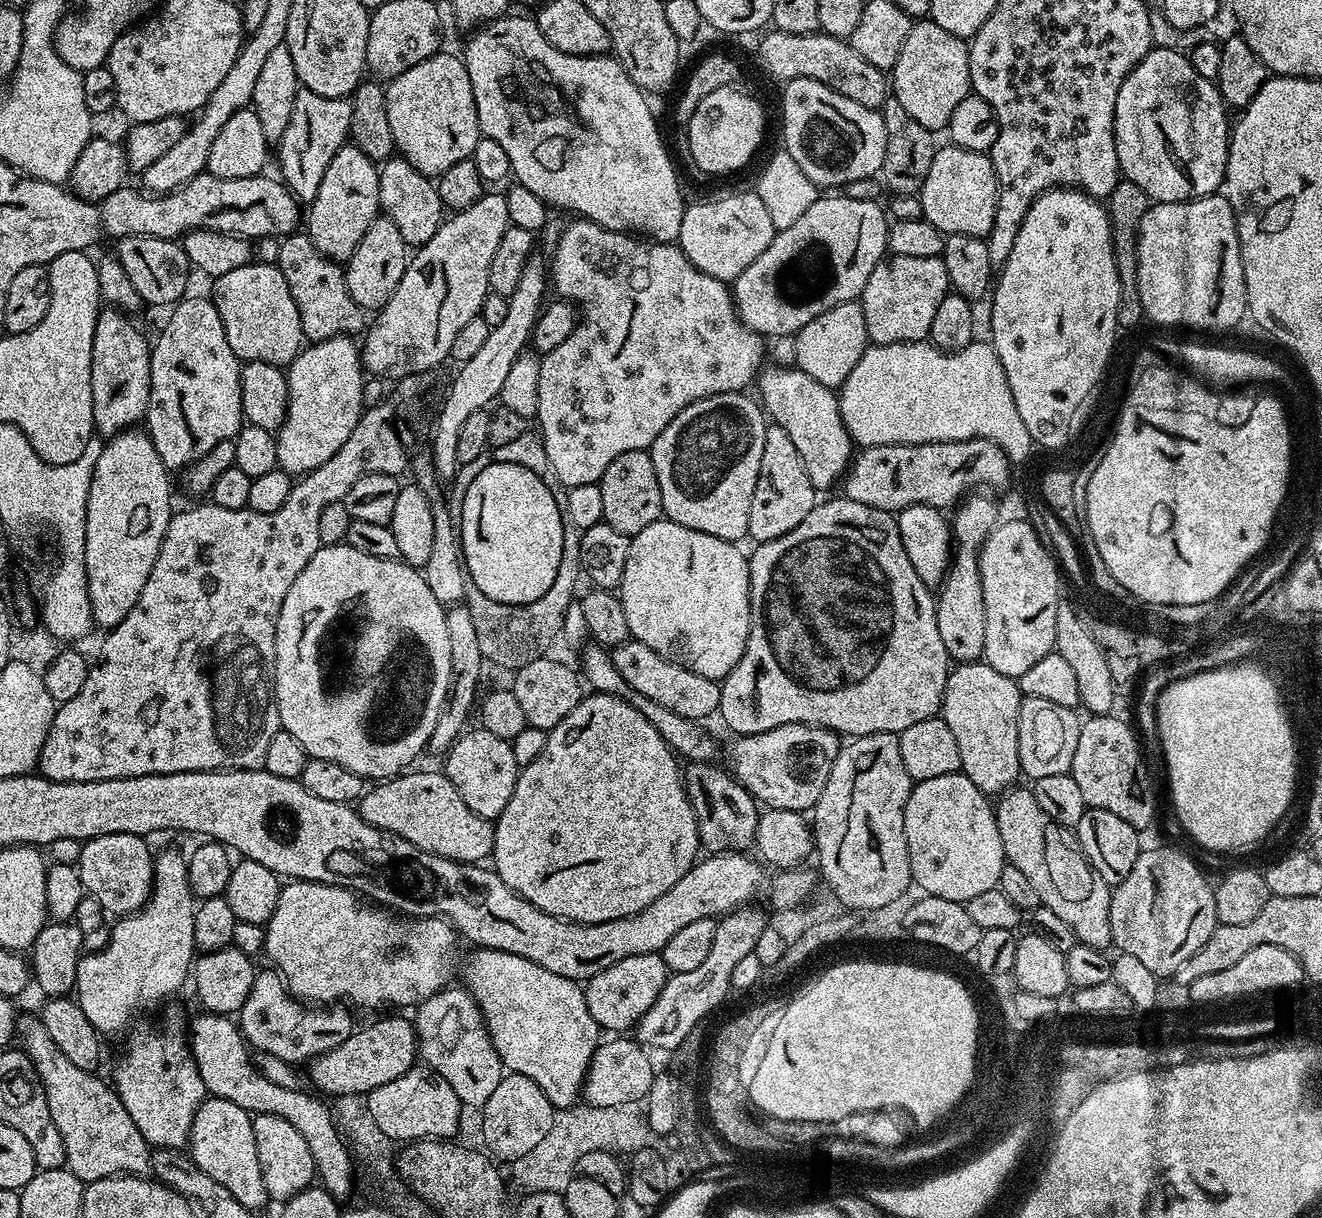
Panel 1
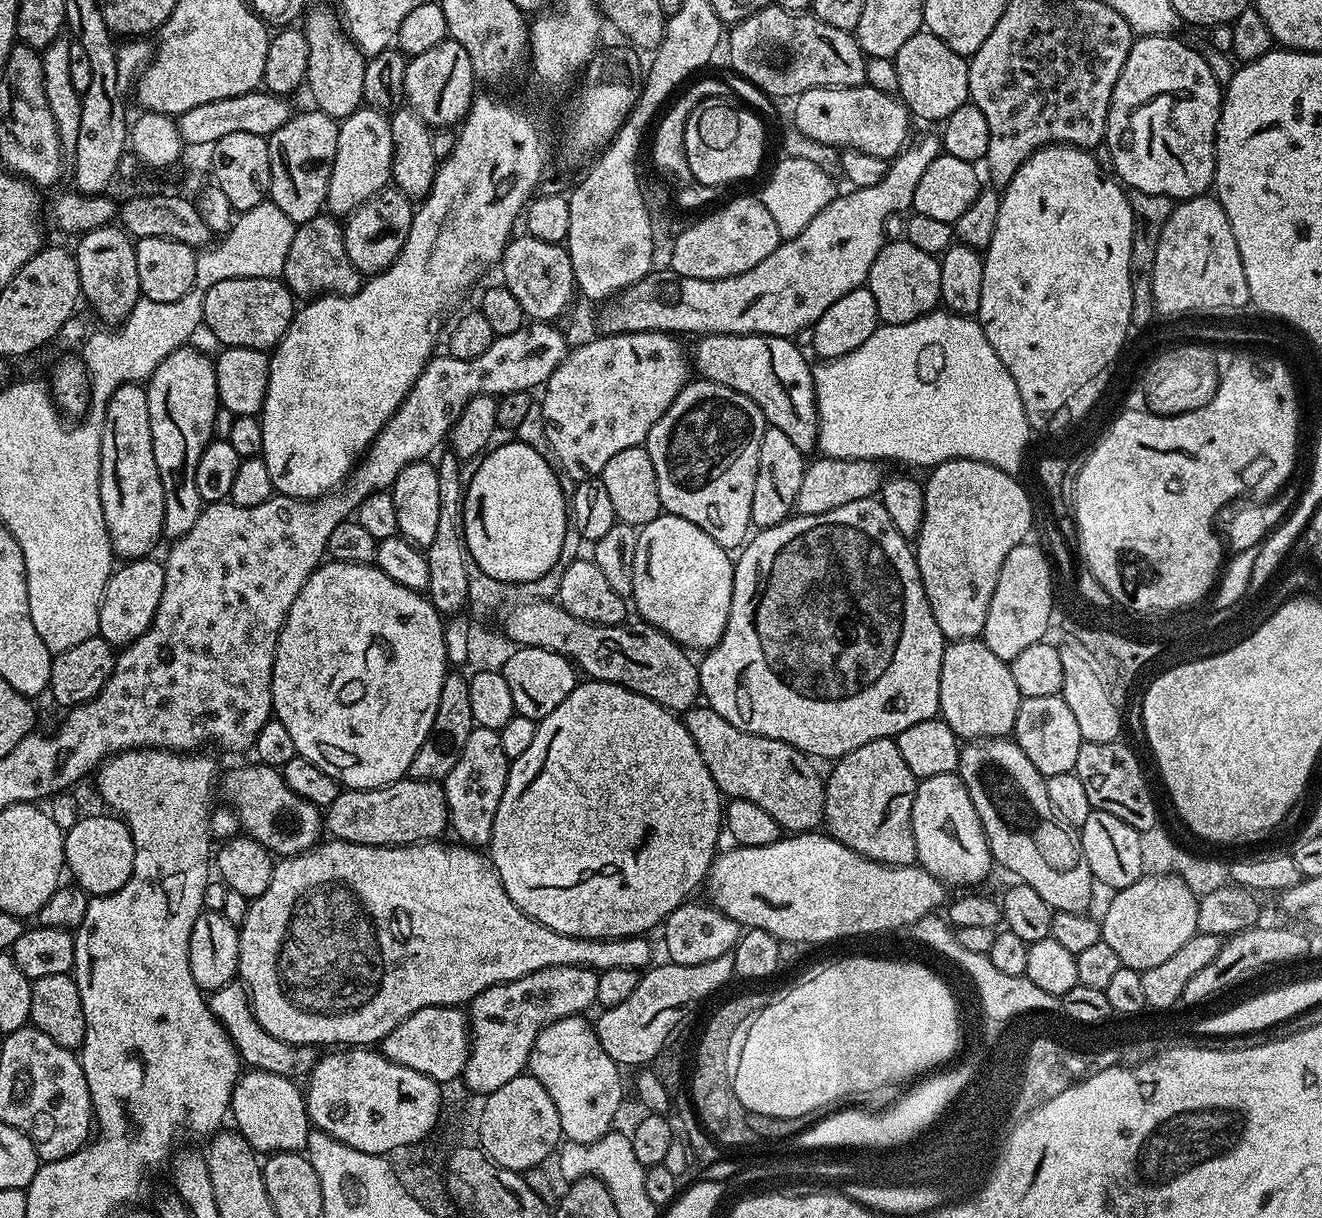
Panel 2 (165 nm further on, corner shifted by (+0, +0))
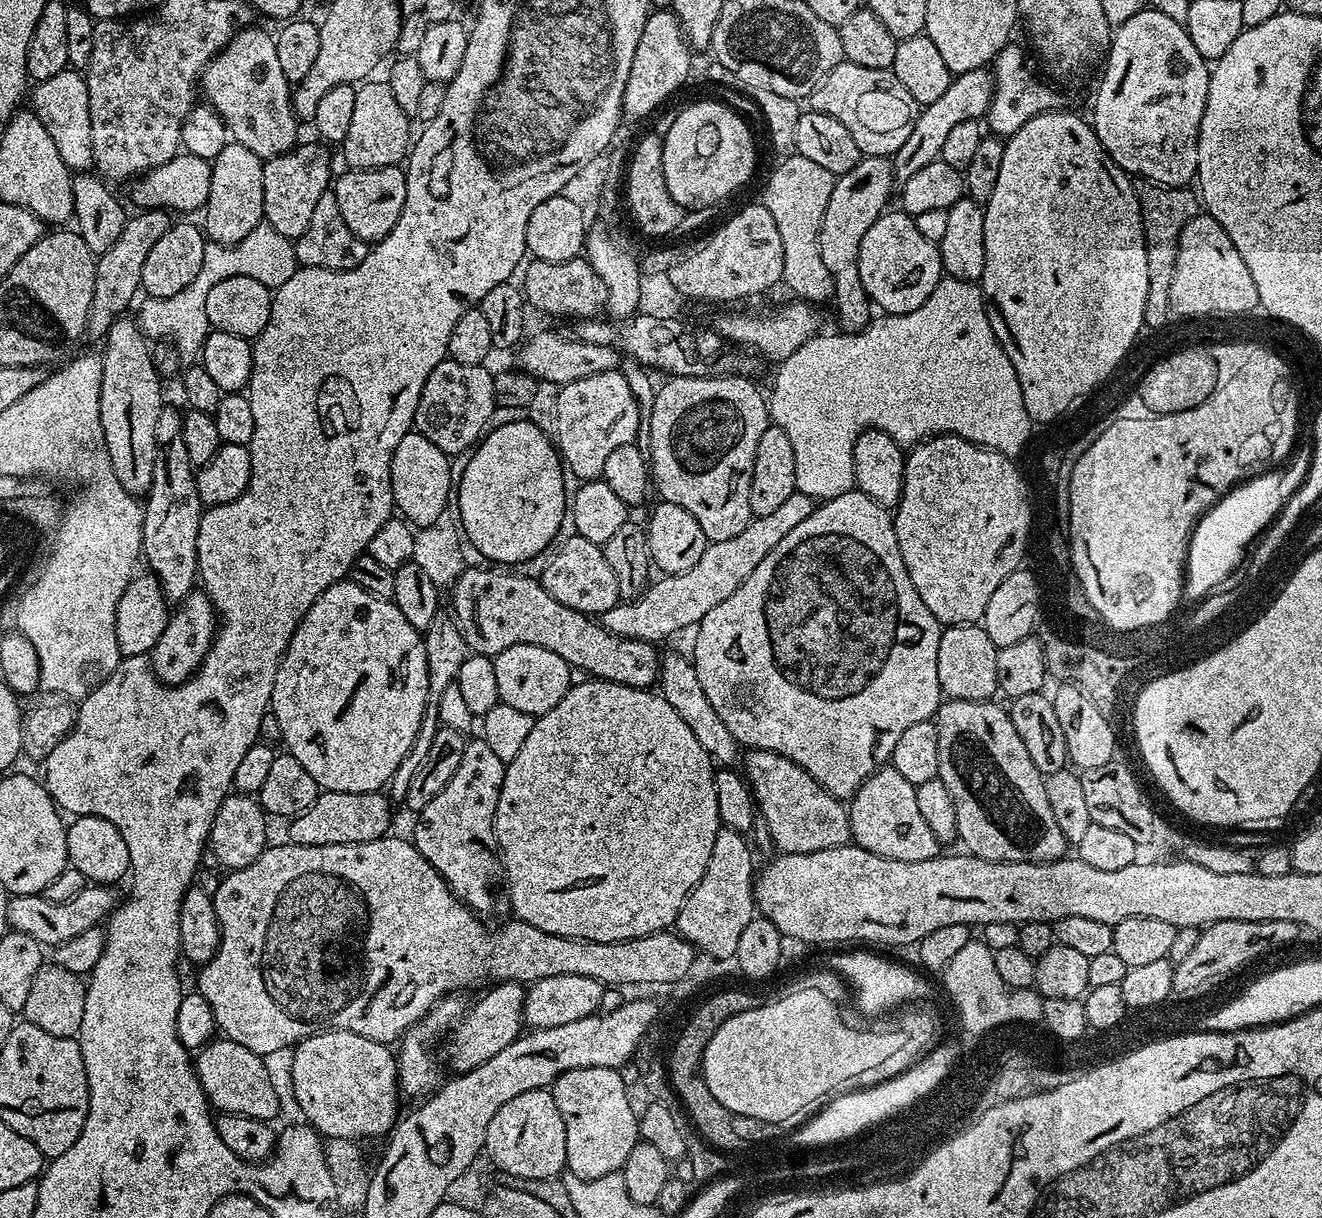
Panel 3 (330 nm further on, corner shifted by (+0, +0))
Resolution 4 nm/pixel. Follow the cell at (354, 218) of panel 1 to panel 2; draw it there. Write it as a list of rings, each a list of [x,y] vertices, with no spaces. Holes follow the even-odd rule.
[[[361,106],[354,110],[354,114],[339,121],[339,126],[338,150],[334,154],[334,166],[330,170],[326,208],[337,218],[347,218],[375,192],[389,187],[392,179],[394,138],[390,138],[389,117],[377,108]]]

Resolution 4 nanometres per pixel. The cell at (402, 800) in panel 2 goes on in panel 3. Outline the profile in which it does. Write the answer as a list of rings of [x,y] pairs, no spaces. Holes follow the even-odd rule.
[[[321,791],[320,797],[310,805],[301,816],[291,817],[288,828],[287,839],[294,844],[305,844],[306,846],[330,846],[331,844],[361,844],[377,840],[379,836],[385,835],[388,828],[388,800],[389,797],[383,791],[359,792],[325,792]]]

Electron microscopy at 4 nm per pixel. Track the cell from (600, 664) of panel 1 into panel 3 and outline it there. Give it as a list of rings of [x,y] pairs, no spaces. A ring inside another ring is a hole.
[[[749,749],[744,756],[744,772],[756,797],[761,819],[769,828],[771,843],[776,844],[781,853],[813,853],[814,850],[832,849],[847,844],[851,839],[847,807],[839,797],[832,796],[801,765],[778,752],[764,749]]]

